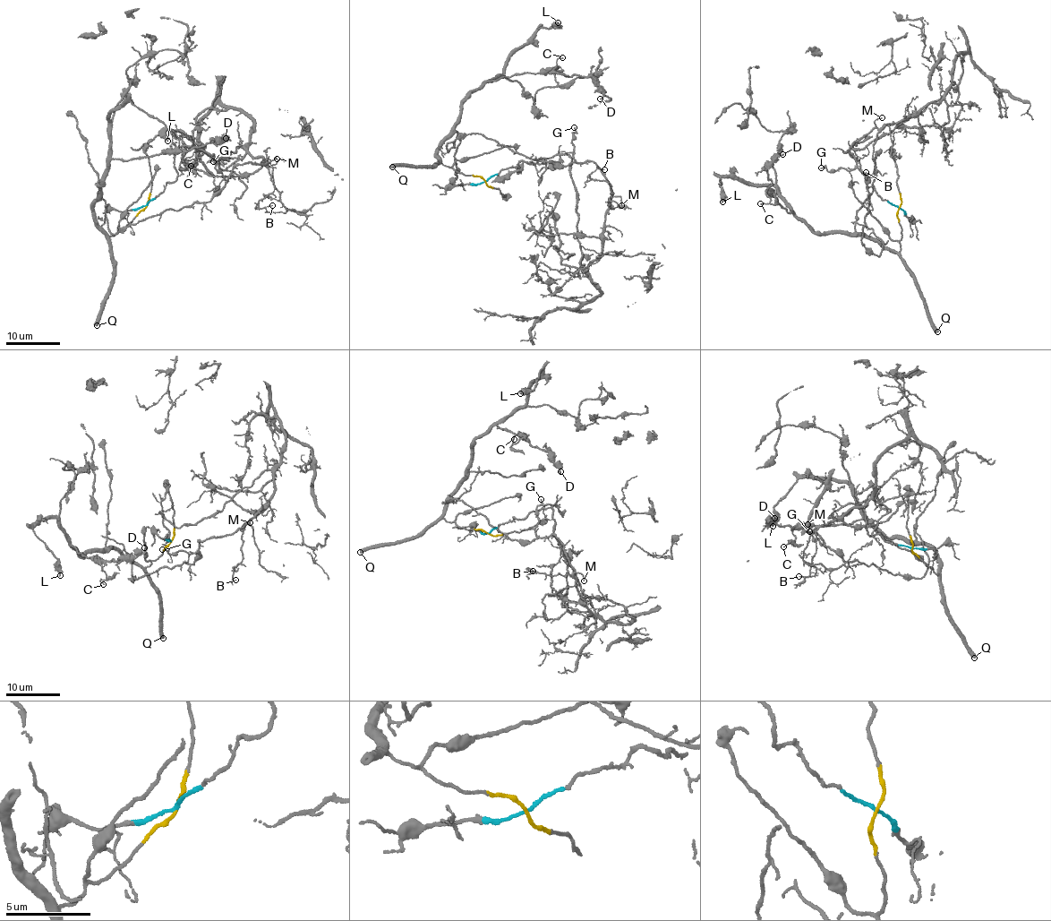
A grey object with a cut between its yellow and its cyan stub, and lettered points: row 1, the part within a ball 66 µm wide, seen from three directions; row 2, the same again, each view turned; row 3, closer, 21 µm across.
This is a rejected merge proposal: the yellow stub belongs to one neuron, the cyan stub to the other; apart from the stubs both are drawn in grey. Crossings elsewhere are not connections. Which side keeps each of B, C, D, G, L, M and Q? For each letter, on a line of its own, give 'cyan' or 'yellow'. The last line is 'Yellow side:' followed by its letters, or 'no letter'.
B: cyan
C: yellow
D: yellow
G: cyan
L: yellow
M: cyan
Q: yellow
Yellow side: C, D, L, Q

